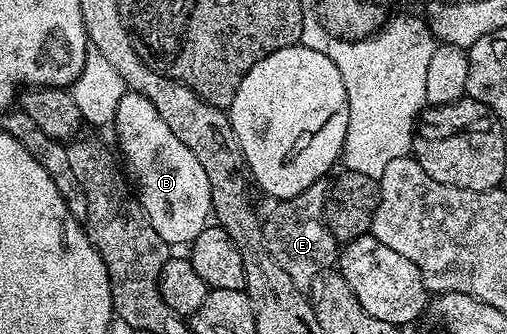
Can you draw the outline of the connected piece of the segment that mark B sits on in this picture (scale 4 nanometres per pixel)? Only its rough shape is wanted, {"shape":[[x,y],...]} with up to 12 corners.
{"shape":[[131,92],[116,138],[154,232],[209,225],[210,180],[158,108]]}

